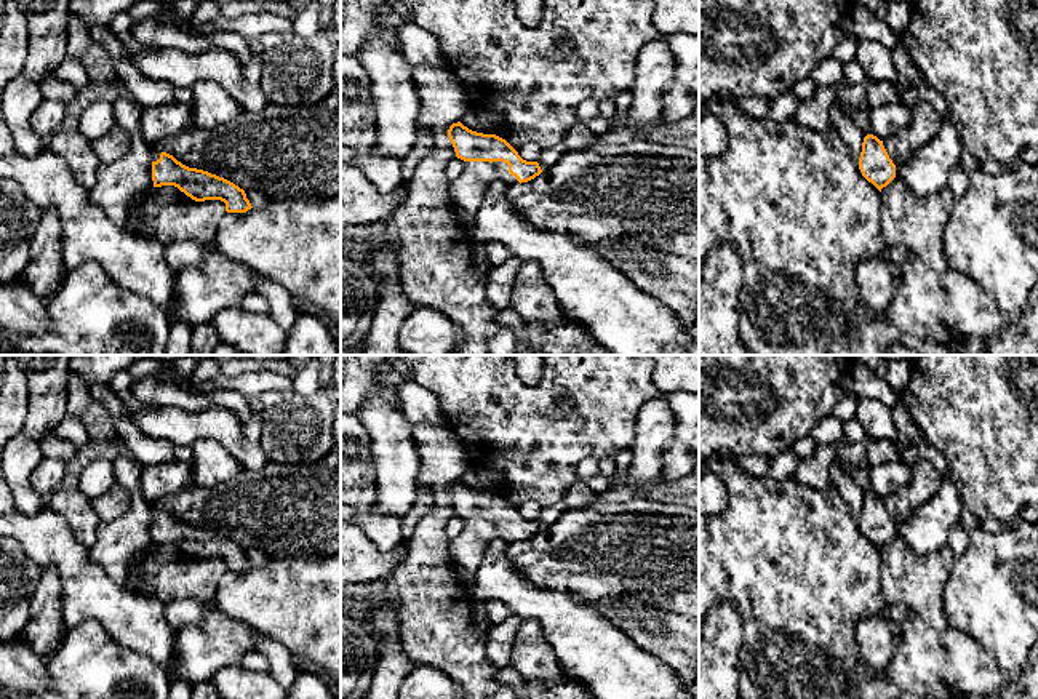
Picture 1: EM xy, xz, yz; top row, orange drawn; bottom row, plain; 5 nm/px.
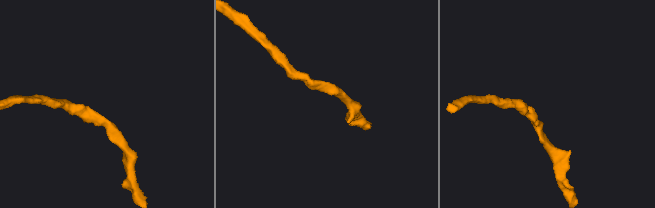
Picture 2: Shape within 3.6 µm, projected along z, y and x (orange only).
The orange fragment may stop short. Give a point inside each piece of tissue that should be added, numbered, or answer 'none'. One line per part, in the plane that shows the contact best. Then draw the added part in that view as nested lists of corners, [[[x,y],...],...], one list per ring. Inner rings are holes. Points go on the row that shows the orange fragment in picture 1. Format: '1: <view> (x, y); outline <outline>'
1: xz (467, 191); outline [[[465,162],[464,173],[451,181],[449,195],[469,218],[475,221],[477,211],[483,202],[483,194],[493,181],[504,181],[512,186],[517,178],[509,173],[504,162]]]

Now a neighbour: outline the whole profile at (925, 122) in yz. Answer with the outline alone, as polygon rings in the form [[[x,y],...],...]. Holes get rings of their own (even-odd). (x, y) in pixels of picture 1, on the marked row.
[[[926,101],[910,106],[910,123],[897,134],[883,141],[896,166],[902,165],[913,152],[929,142],[942,125],[937,110]]]

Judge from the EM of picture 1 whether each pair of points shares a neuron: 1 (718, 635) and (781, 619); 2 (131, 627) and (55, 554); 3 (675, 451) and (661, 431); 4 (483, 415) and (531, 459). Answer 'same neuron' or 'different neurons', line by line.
1: different neurons
2: same neuron
3: different neurons
4: same neuron

